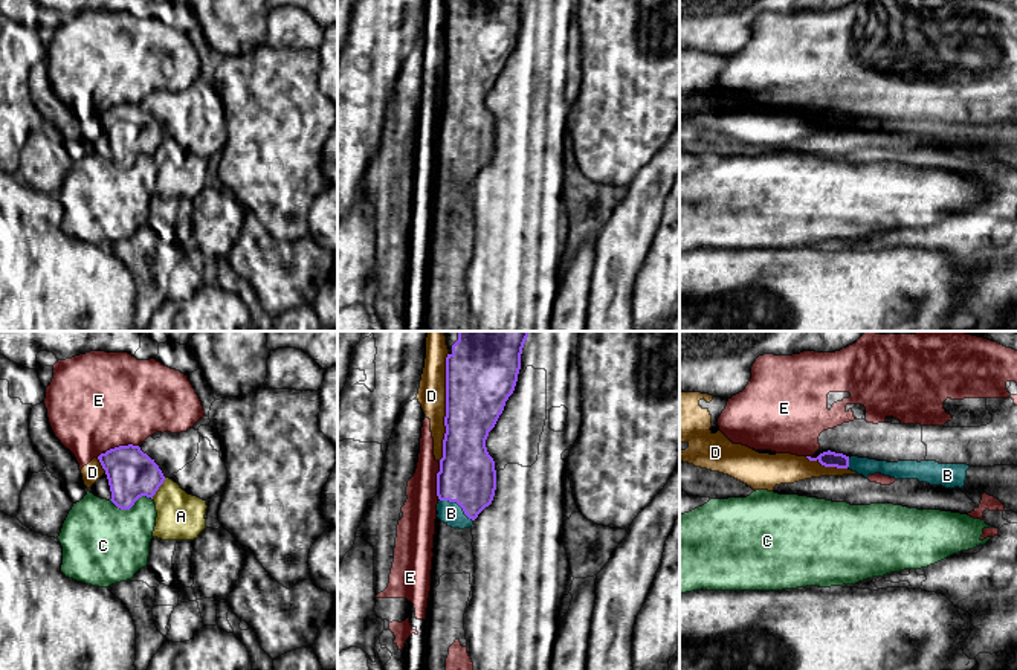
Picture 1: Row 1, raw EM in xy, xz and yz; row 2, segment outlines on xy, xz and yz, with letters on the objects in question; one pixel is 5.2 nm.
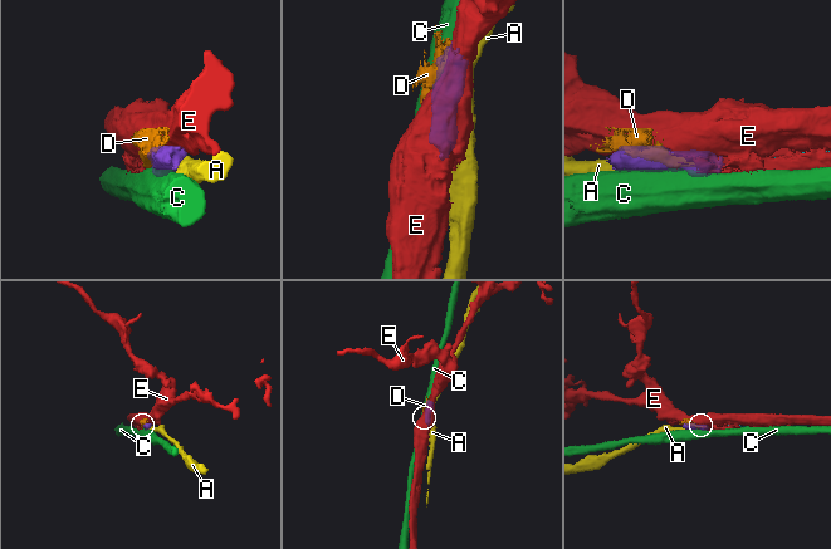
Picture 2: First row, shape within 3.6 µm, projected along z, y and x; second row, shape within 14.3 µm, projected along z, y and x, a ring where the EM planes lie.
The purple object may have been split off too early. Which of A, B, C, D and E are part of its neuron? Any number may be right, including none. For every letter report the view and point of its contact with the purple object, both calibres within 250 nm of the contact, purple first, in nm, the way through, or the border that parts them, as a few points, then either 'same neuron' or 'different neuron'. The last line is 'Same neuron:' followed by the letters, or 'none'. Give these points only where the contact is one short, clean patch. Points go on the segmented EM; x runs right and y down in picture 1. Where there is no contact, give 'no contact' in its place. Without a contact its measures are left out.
A: contact xy (158, 489); calibres 260 and 260 nm; different neuron
B: contact xz (457, 502); calibres 300 and 120 nm; same neuron
C: contact xy (130, 507); calibres 260 and 420 nm; different neuron
D: contact xz (446, 408); calibres 360 and 150 nm; different neuron
E: contact xz (437, 481); calibres 300 and 180 nm; different neuron
Same neuron: B

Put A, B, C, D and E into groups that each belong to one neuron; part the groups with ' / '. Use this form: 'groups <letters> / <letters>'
groups A / B / C / D / E

